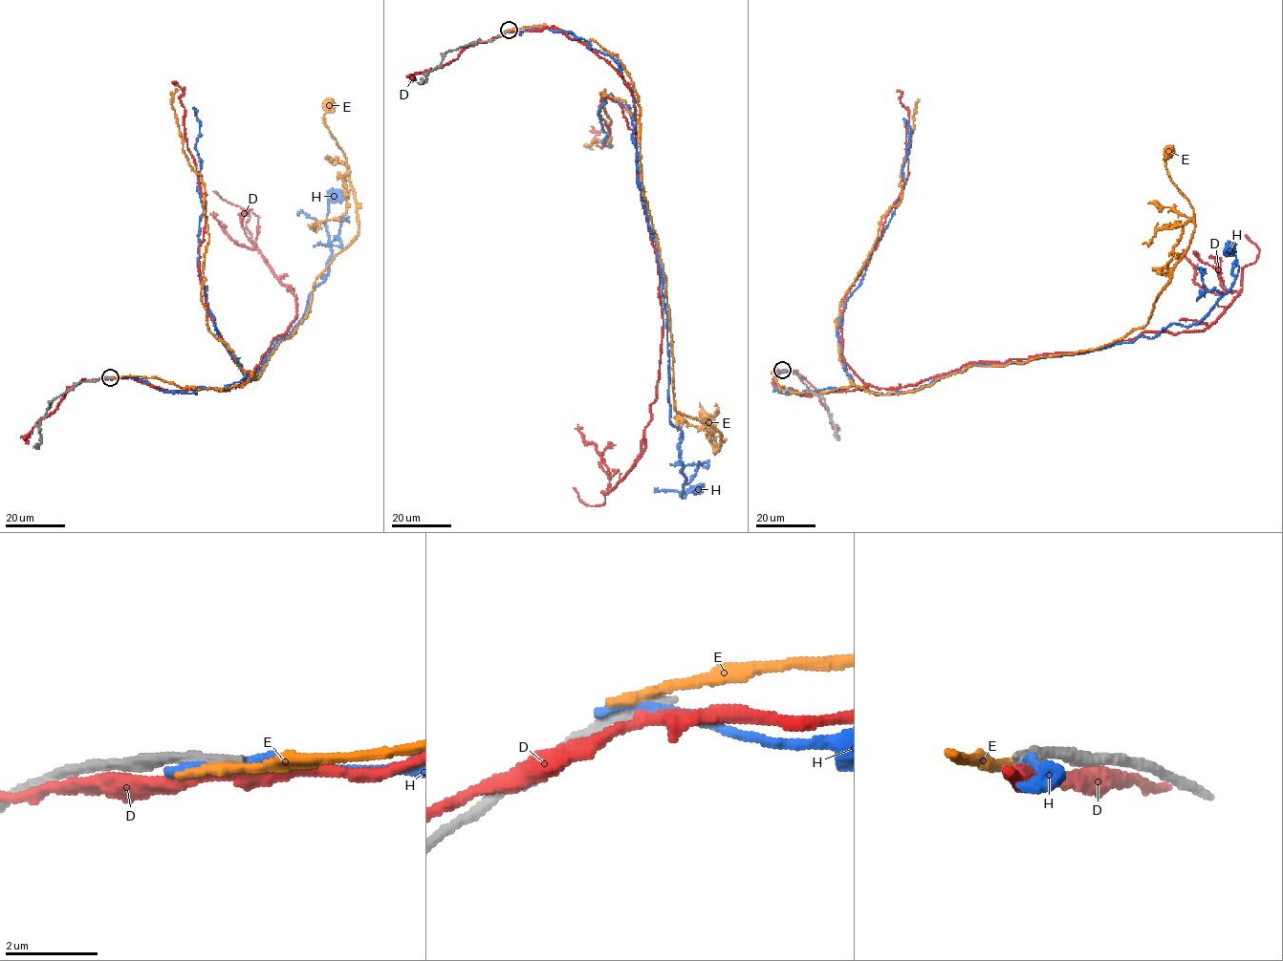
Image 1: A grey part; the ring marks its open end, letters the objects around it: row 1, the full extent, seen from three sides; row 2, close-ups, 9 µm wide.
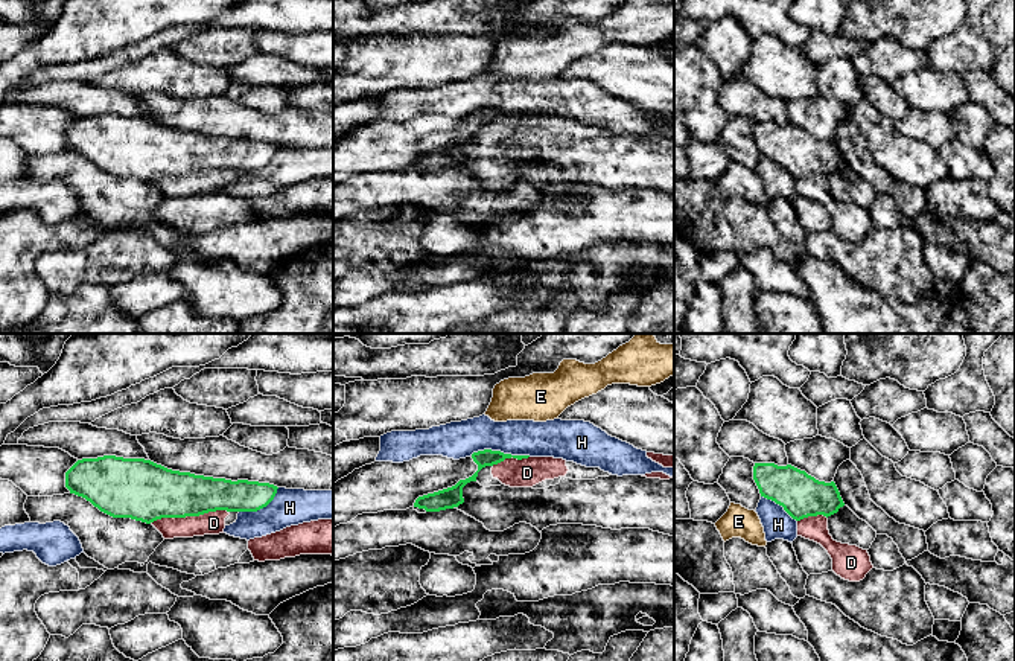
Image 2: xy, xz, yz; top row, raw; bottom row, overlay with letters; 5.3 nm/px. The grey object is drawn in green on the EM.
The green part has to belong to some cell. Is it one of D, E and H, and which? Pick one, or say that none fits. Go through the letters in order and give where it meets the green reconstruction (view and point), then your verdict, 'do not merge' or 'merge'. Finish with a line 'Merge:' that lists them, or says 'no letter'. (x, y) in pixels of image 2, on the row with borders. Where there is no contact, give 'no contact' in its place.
D: xy (187, 515) | do not merge
E: no contact | do not merge
H: xz (499, 451) | do not merge
Merge: no letter

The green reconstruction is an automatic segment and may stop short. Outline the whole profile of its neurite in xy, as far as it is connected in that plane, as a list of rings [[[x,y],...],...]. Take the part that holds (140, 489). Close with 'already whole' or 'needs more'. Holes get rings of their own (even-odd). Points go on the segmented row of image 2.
[[[116,455],[78,460],[65,472],[65,487],[113,518],[146,524],[216,510],[257,512],[278,489],[269,483],[195,475]]]; already whole

